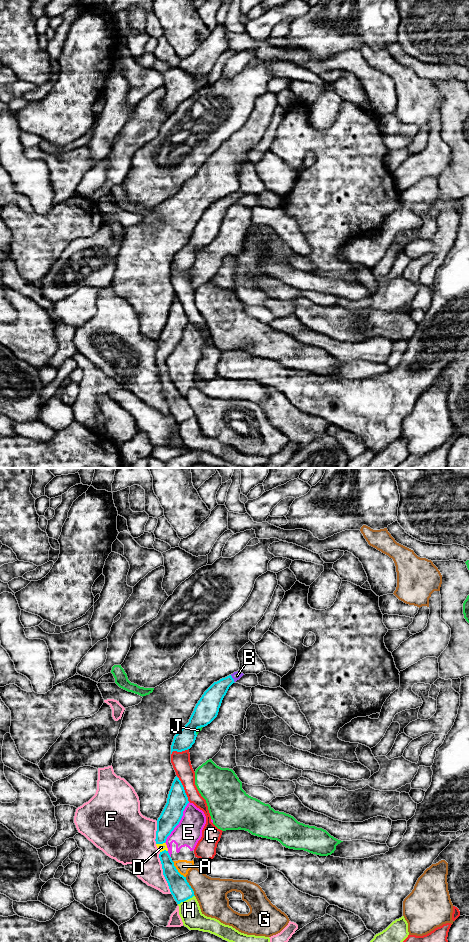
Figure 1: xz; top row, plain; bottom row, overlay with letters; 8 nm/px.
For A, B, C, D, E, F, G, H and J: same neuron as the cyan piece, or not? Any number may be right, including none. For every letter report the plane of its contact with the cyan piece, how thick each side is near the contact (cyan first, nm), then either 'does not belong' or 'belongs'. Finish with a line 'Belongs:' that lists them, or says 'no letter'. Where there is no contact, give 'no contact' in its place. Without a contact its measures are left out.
A: meets cyan in xz; 160 nm thick on the cyan side, 110 nm on the other; does not belong
B: meets cyan in xz; 170 nm thick on the cyan side, 70 nm on the other; belongs
C: meets cyan in xz; 170 nm thick on the cyan side, 150 nm on the other; does not belong
D: meets cyan in xz; 160 nm thick on the cyan side, 60 nm on the other; belongs
E: meets cyan in xz; 170 nm thick on the cyan side, 220 nm on the other; does not belong
F: meets cyan in xz; 160 nm thick on the cyan side, 240 nm on the other; does not belong
G: meets cyan in xz; 160 nm thick on the cyan side, 260 nm on the other; does not belong
H: meets cyan in xz; 160 nm thick on the cyan side, 170 nm on the other; does not belong
J: meets cyan in xz; 190 nm thick on the cyan side, 40 nm on the other; does not belong
Belongs: B, D

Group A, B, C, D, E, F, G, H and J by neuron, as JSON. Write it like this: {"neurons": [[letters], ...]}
{"neurons": [["A", "E"], ["B", "D"], ["C"], ["F"], ["G"], ["H"], ["J"]]}

